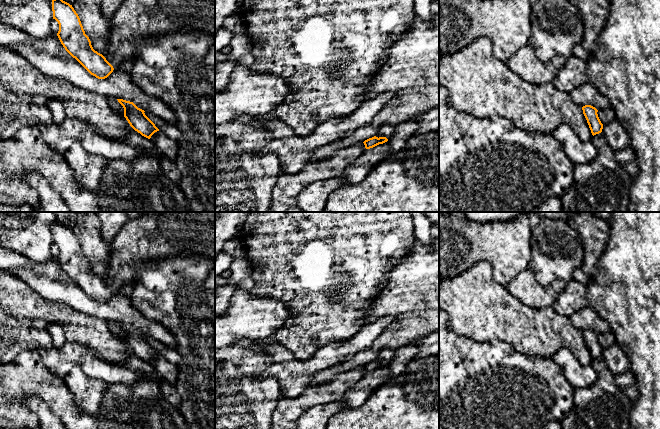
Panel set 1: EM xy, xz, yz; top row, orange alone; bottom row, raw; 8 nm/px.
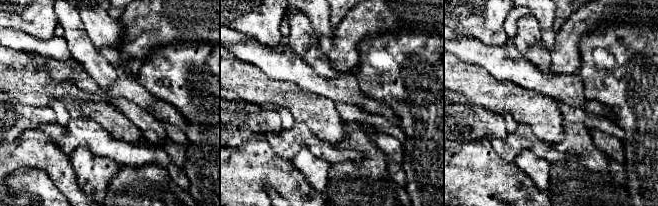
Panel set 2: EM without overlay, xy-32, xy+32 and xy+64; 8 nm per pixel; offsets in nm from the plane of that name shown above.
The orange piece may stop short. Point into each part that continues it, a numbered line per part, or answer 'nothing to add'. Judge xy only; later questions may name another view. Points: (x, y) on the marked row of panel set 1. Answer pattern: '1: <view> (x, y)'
nothing to add

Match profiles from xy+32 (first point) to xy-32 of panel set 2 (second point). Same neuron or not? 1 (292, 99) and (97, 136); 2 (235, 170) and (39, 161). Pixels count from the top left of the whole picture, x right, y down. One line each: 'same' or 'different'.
1: different
2: same

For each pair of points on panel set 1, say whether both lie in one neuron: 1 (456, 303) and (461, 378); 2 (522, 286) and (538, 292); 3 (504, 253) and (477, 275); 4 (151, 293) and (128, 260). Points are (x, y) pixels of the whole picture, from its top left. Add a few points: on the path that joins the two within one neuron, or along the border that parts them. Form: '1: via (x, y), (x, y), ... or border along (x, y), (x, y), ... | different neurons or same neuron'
1: border along (449, 323), (456, 333), (481, 341) | different neurons
2: via (526, 289), (529, 292), (534, 292) | same neuron
3: border along (466, 269), (486, 261), (500, 285) | different neurons
4: border along (156, 259), (142, 263), (133, 279) | different neurons

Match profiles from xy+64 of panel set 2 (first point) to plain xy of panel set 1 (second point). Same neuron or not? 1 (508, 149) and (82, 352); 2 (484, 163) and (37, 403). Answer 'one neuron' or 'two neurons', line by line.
1: one neuron
2: two neurons

